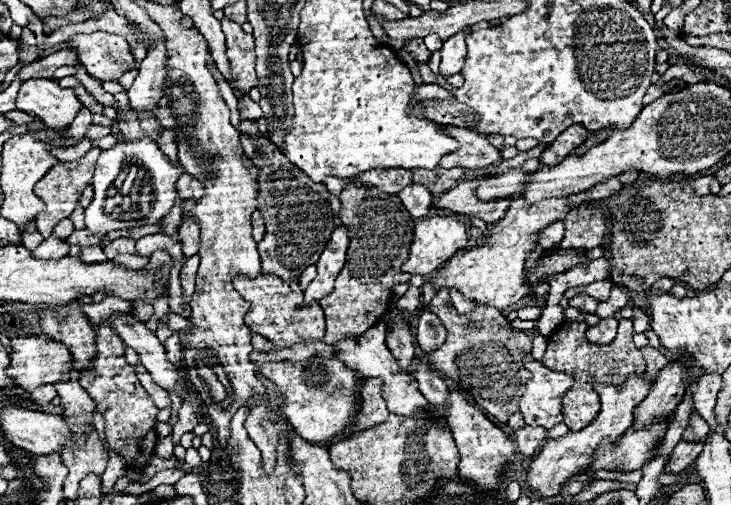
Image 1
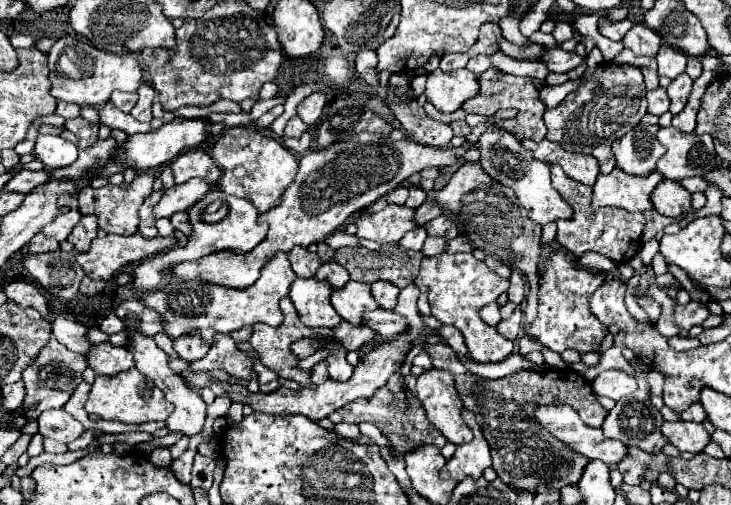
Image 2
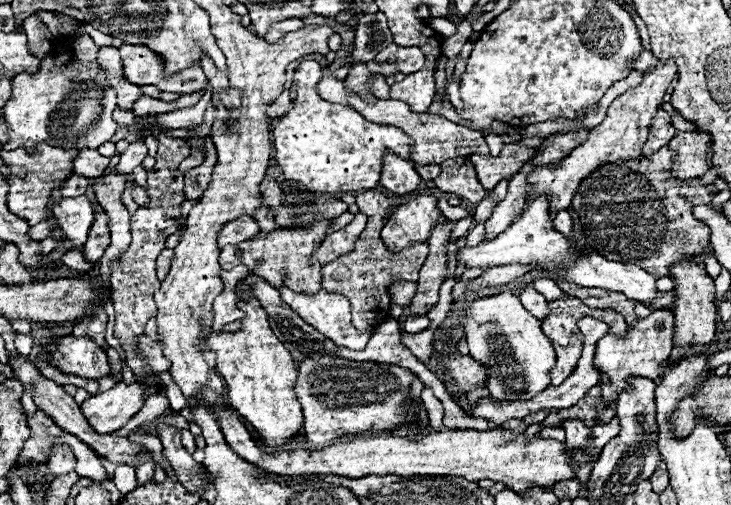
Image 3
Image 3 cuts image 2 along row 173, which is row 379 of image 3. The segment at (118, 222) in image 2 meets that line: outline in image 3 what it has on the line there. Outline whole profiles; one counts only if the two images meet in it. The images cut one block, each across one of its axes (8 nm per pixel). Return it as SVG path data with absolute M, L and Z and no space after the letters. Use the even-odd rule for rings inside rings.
M140 116L140 132L144 136L154 136L160 140L158 152L156 152L156 164L152 170L148 170L146 178L146 192L148 192L148 206L146 208L136 208L132 214L132 242L118 256L118 260L112 260L110 268L110 288L112 288L112 302L116 308L116 336L120 338L120 344L126 352L126 362L132 368L132 372L140 378L146 380L150 376L150 366L134 352L136 348L136 338L144 334L144 326L150 318L156 316L156 304L152 294L158 290L160 280L156 278L156 258L158 254L166 248L166 238L170 234L176 234L180 230L180 204L186 200L184 196L184 174L178 170L178 164L190 154L190 144L188 140L182 138L172 138L166 136L166 130L156 126L150 116Z

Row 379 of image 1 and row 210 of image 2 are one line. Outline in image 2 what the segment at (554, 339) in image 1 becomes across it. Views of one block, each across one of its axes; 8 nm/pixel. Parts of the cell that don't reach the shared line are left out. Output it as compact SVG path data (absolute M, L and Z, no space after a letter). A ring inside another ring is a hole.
M552 170L552 186L562 194L562 198L572 206L574 218L568 220L558 220L558 232L556 240L562 248L572 252L576 258L580 258L584 252L598 252L602 256L608 256L610 260L622 262L634 258L634 254L640 248L640 238L642 238L642 228L644 228L644 214L642 212L628 212L622 208L612 208L604 206L594 210L590 206L592 200L592 190L588 186L582 186L580 182L574 182L572 178L566 178L564 170Z

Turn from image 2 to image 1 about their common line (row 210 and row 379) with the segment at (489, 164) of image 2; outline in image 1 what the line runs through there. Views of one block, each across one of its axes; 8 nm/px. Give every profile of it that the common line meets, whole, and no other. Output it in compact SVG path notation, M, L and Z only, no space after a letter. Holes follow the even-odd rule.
M534 358L524 360L532 378L526 382L526 392L520 398L520 412L528 426L552 428L564 422L562 398L572 388L574 380L568 374L554 372Z

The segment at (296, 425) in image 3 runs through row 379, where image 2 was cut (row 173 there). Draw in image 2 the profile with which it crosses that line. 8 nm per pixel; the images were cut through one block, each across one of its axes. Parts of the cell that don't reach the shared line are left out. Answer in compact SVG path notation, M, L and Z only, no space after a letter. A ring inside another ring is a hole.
M254 126L226 128L214 144L212 156L222 170L222 178L218 182L220 190L234 196L248 196L260 212L266 212L278 202L282 192L296 178L298 170L296 156L278 138L272 138Z

